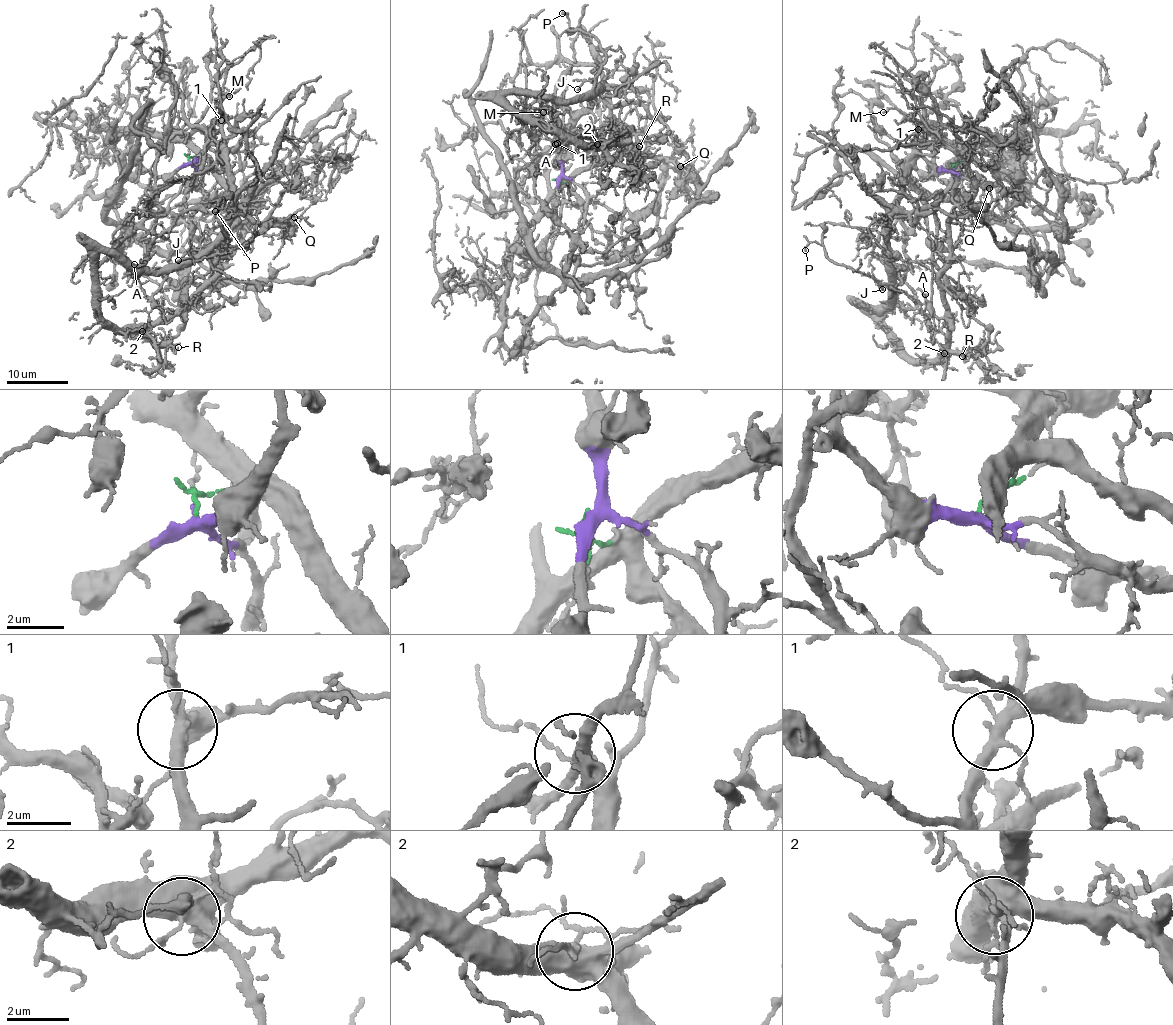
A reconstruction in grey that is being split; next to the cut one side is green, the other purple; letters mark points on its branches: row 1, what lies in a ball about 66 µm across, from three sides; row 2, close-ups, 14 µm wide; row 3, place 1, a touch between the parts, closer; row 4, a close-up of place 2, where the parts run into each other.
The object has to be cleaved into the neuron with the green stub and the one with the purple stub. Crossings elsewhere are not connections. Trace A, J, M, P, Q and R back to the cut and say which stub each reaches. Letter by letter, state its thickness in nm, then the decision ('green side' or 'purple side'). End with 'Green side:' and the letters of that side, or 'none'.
A: 130 nm thick; purple side
J: 80 nm thick; purple side
M: 120 nm thick; purple side
P: 130 nm thick; purple side
Q: 110 nm thick; purple side
R: 100 nm thick; purple side
Green side: none

